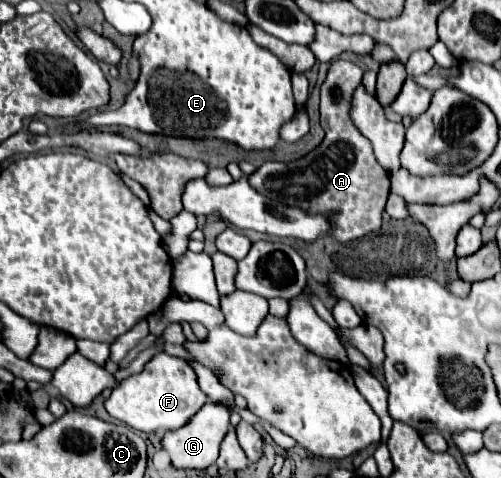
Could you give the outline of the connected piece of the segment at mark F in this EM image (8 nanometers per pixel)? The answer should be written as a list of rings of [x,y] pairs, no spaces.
[[[166,352],[156,354],[140,374],[132,374],[118,382],[104,406],[108,414],[138,432],[156,432],[156,430],[176,430],[184,426],[196,410],[208,402],[208,396],[200,390],[194,368],[176,356]]]

